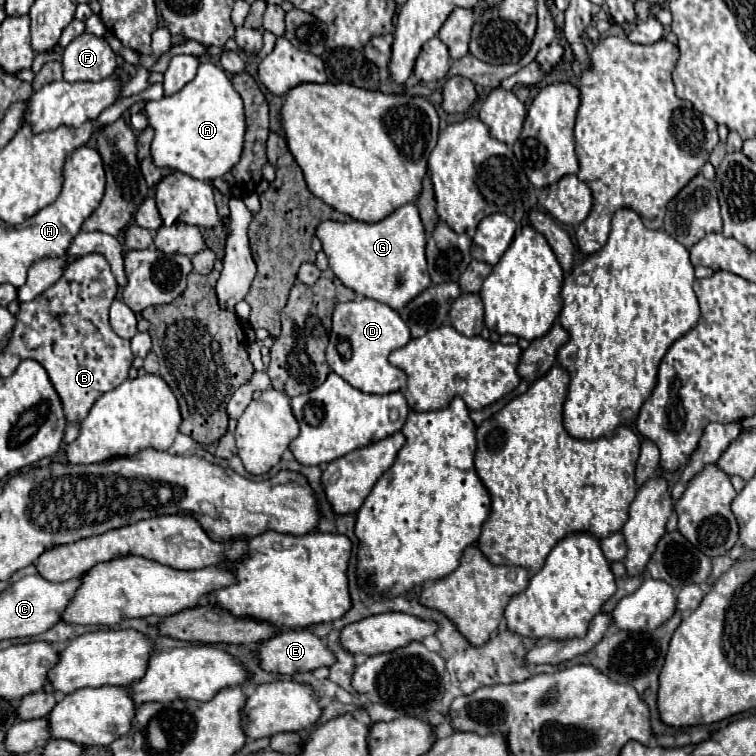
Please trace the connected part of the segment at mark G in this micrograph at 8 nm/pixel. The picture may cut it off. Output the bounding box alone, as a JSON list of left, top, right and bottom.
[315,202,431,310]

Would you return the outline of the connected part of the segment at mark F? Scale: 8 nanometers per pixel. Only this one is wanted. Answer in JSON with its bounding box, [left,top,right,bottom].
[63,34,115,82]

